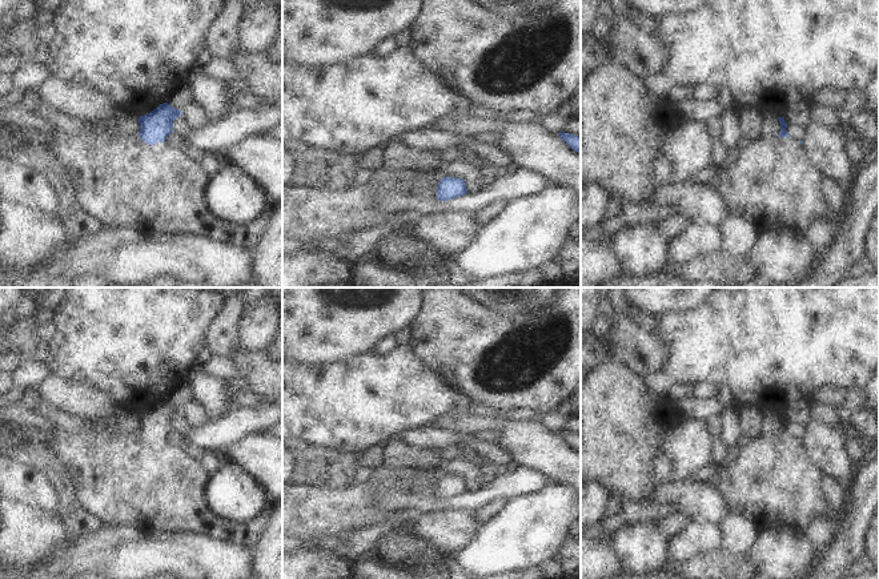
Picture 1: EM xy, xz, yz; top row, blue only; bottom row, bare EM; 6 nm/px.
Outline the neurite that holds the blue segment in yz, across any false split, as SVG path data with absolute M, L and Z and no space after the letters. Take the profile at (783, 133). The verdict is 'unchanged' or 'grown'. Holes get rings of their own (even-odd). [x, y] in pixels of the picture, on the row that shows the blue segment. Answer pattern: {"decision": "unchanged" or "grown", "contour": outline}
{"decision": "grown", "contour": "M778 117L778 120L780 124L779 134L762 137L742 149L738 160L725 168L726 174L718 192L730 213L748 221L760 234L766 230L784 230L804 238L808 226L815 220L832 220L835 225L836 214L832 213L823 192L823 173L807 157L803 141L796 141L786 130L784 118Z"}

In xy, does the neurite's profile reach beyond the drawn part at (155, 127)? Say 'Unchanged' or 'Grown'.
Grown

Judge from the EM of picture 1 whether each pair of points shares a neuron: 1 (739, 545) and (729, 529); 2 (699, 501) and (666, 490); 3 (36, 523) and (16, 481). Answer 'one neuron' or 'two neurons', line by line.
1: one neuron
2: one neuron
3: two neurons

